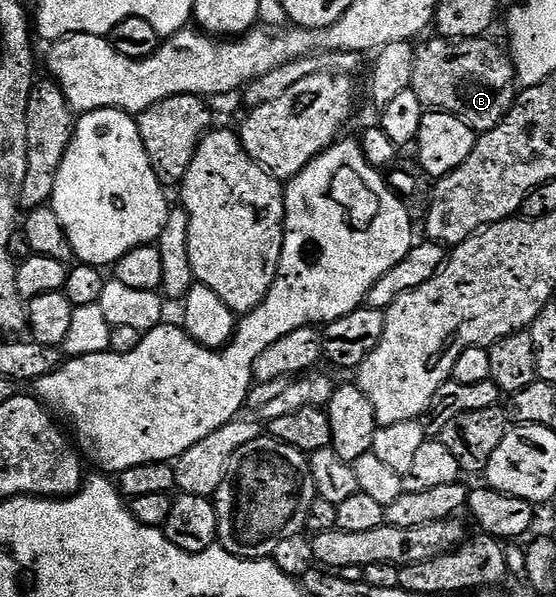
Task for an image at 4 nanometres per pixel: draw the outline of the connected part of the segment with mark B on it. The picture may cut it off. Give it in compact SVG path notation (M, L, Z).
M441 36L427 37L426 43L423 46L420 44L414 46L414 63L412 64L412 84L410 89L416 92L416 96L420 96L423 107L429 108L434 112L441 112L444 114L451 114L456 116L456 120L460 120L464 124L468 124L468 128L473 130L475 135L486 134L492 128L496 128L496 124L500 124L500 120L504 120L504 116L512 109L516 101L516 79L514 77L514 59L510 57L505 49L502 50L494 42L489 42L489 37L483 36L481 38L443 38Z

